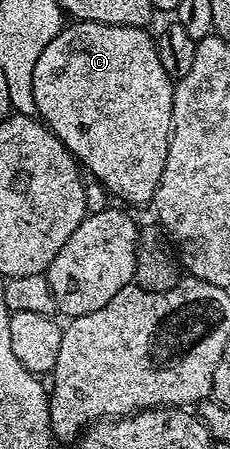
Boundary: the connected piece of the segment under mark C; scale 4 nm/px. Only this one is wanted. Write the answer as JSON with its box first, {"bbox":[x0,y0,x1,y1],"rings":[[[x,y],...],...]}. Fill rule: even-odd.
{"bbox":[32,21,175,204],"rings":[[[74,21],[63,26],[60,34],[52,37],[52,41],[48,41],[44,53],[40,53],[40,61],[36,61],[36,70],[32,73],[32,97],[36,101],[36,109],[42,122],[58,136],[59,141],[74,154],[75,159],[87,172],[90,170],[112,194],[119,195],[120,198],[127,199],[130,203],[149,204],[160,185],[160,173],[164,173],[164,161],[168,157],[168,145],[170,144],[175,86],[175,80],[170,79],[168,73],[164,73],[164,65],[160,65],[160,57],[156,53],[154,40],[149,30],[140,27],[108,25],[107,23]]]}

